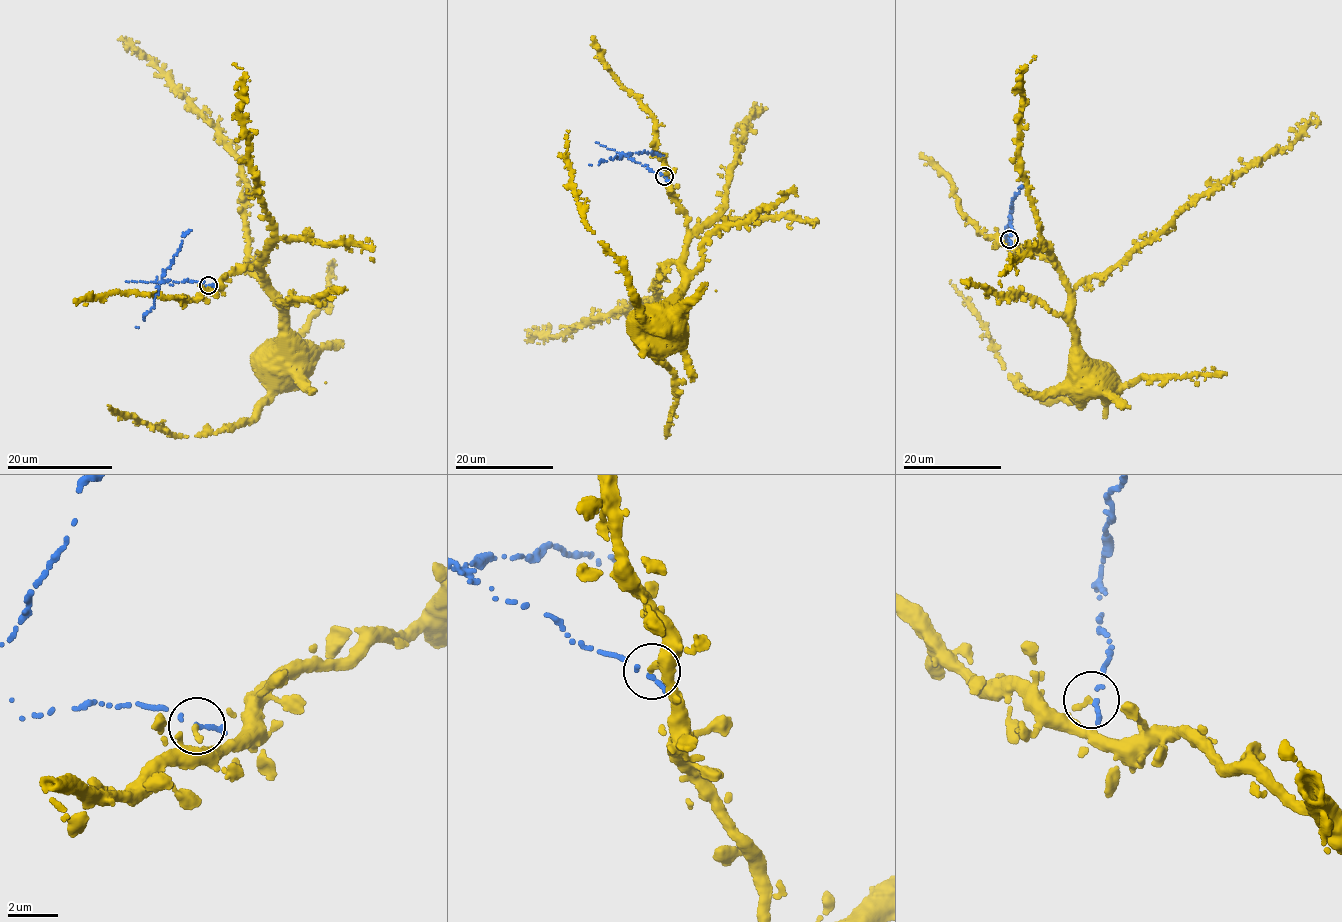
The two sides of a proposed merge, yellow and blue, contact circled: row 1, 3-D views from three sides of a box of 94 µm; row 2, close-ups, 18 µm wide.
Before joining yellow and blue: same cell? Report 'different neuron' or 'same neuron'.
different neuron

